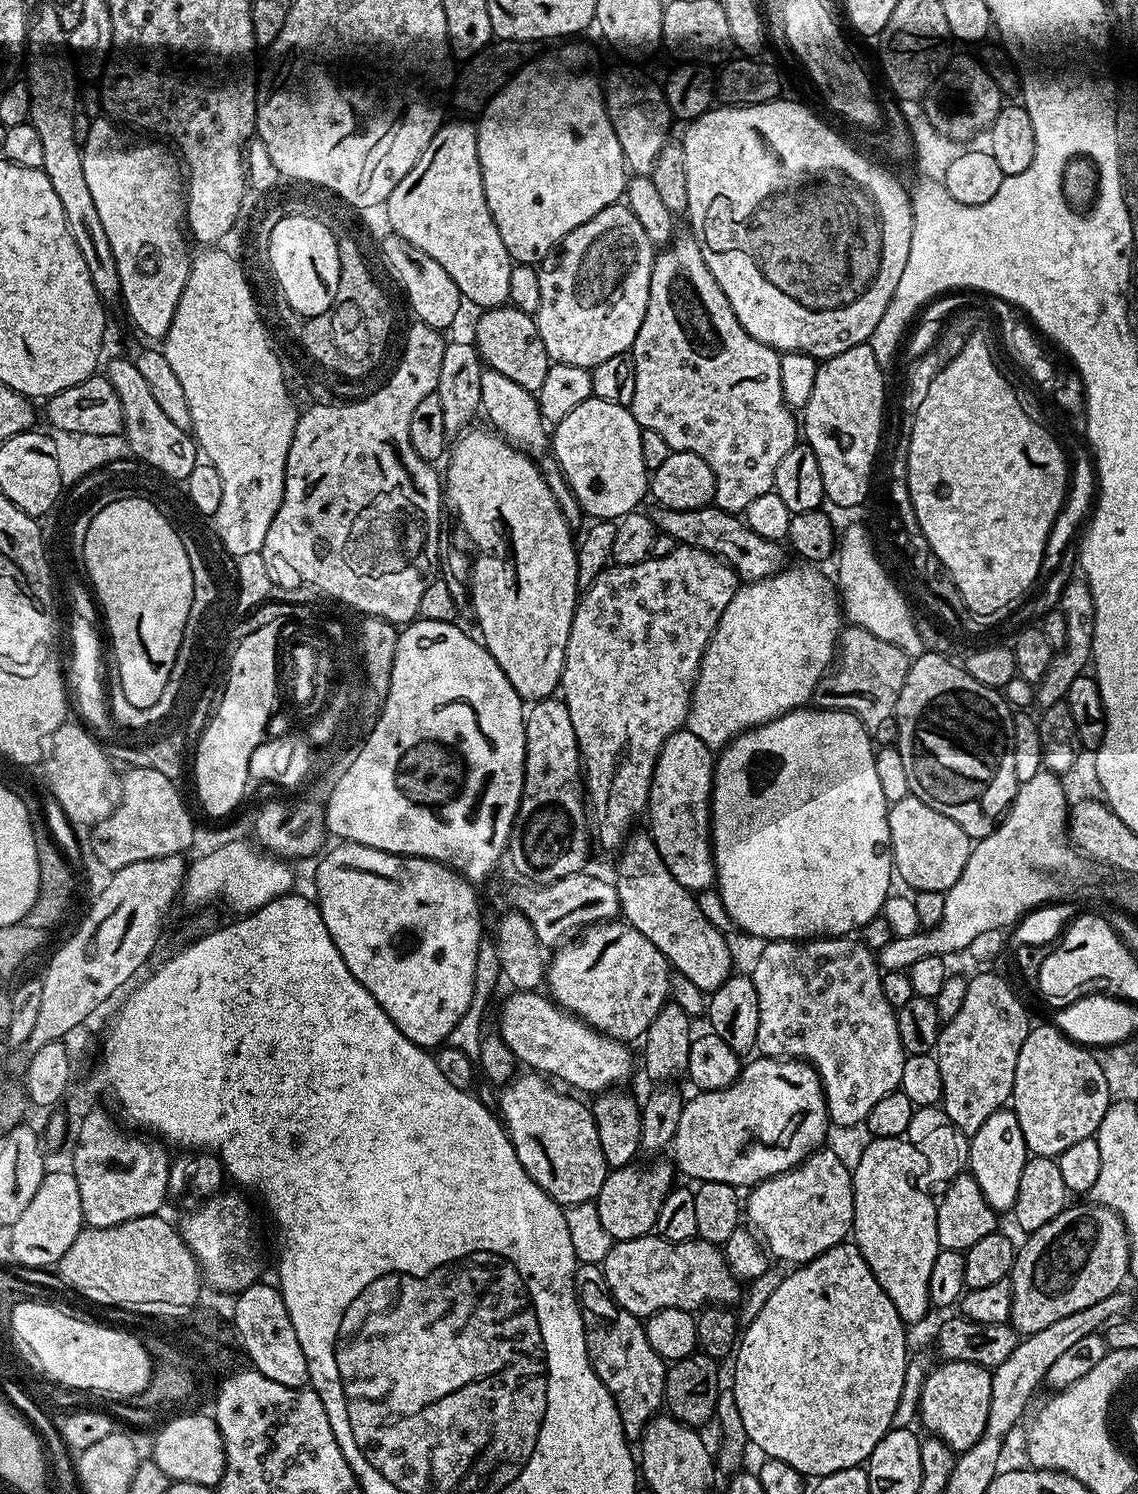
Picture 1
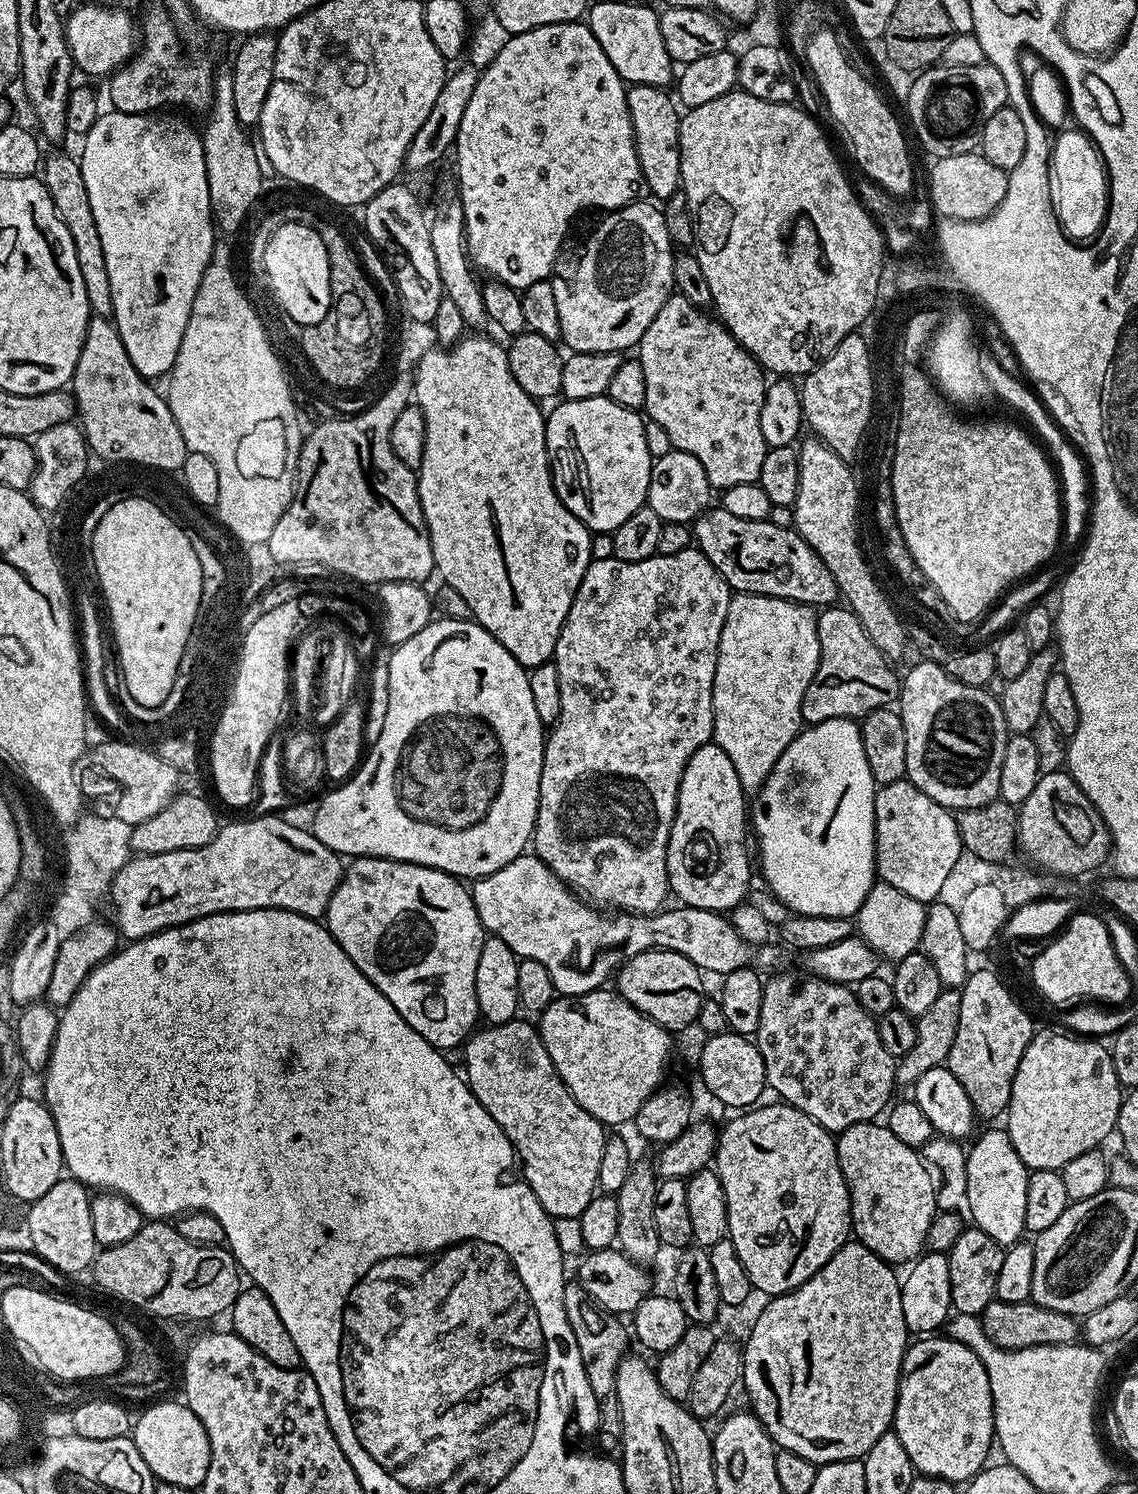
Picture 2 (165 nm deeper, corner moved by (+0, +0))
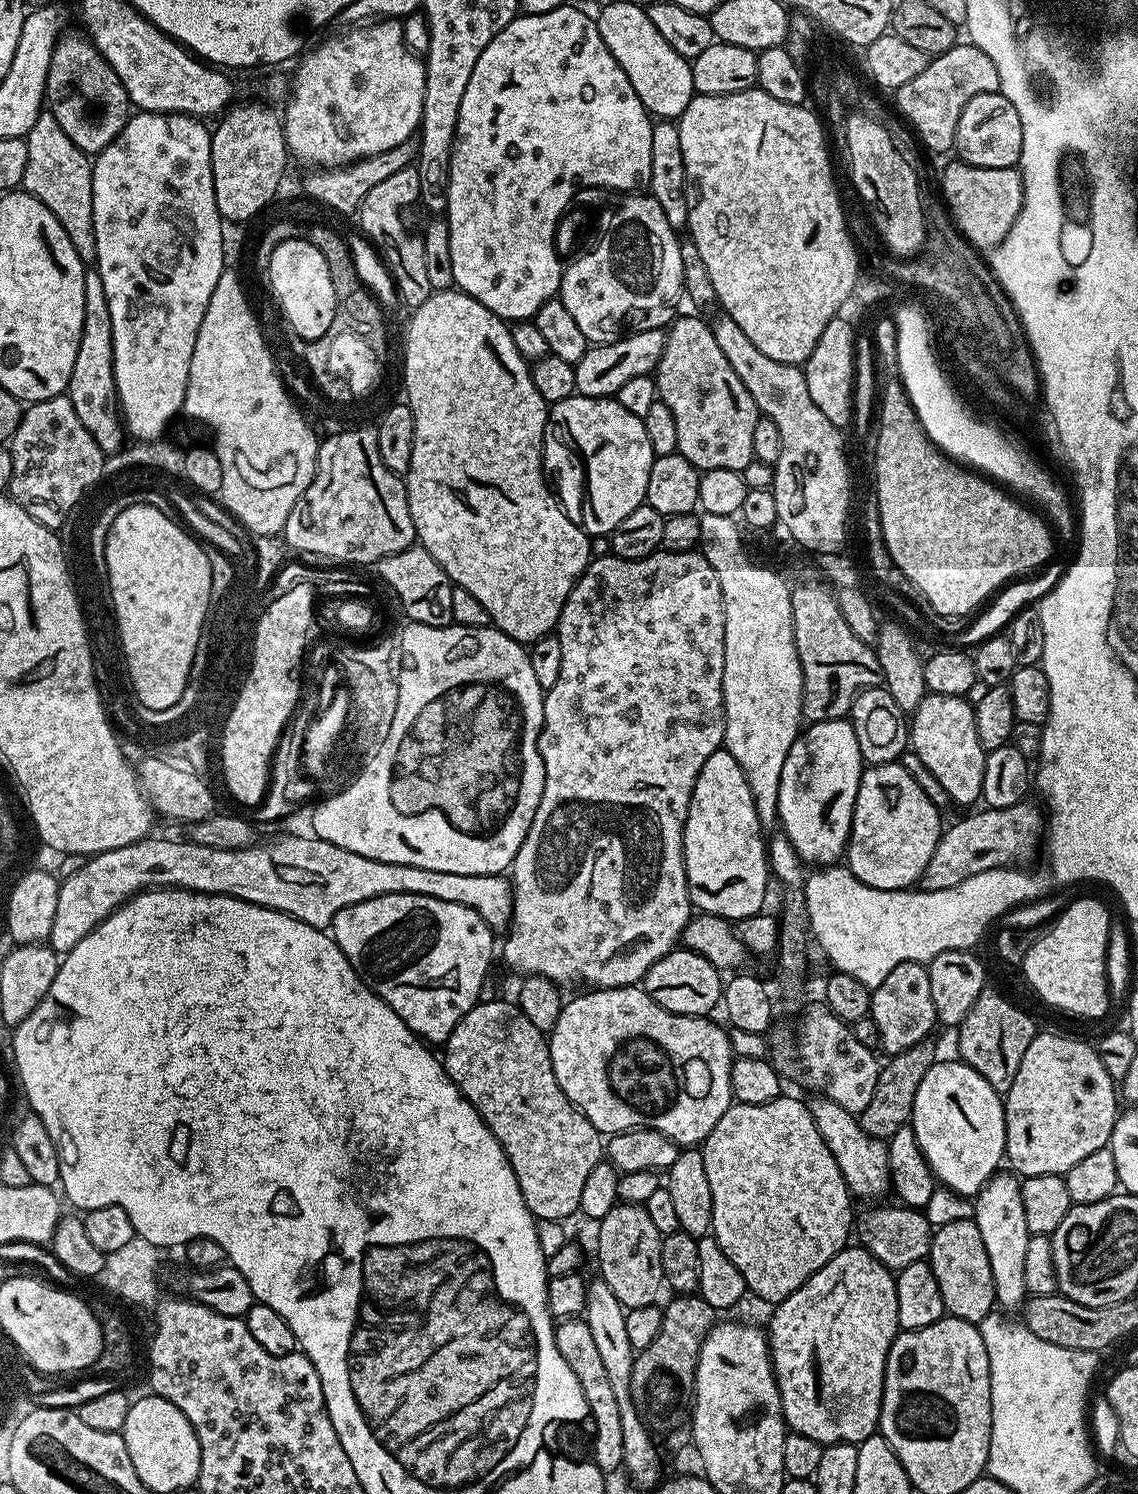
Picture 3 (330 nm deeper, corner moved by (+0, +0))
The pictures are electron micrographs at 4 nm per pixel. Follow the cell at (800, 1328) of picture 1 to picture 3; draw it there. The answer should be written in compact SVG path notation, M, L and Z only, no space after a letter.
M863 1246L852 1247L844 1247L837 1256L830 1258L830 1262L826 1262L826 1266L819 1268L802 1287L794 1290L794 1294L790 1294L775 1305L771 1309L772 1321L766 1324L768 1349L772 1352L772 1369L776 1375L776 1385L782 1398L785 1425L791 1431L806 1434L806 1438L814 1438L814 1442L825 1446L830 1444L855 1444L858 1446L866 1438L877 1435L880 1426L880 1407L882 1406L886 1358L896 1333L901 1331L900 1323L898 1322L898 1294L896 1293L895 1275L886 1265L878 1262L878 1258L874 1258L867 1248Z

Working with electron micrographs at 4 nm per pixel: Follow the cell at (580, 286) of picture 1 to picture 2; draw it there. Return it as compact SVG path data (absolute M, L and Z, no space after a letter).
M655 203L625 204L607 213L608 216L588 236L580 261L572 268L568 277L557 275L552 280L554 302L558 305L558 326L563 347L572 352L619 352L627 353L627 348L635 349L642 334L654 322L654 314L673 295L674 245L668 237L663 211Z

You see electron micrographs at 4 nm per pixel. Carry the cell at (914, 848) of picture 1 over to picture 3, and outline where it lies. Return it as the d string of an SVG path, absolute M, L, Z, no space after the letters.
M903 763L873 764L860 773L858 798L854 802L852 829L848 835L846 866L871 888L899 892L908 890L926 870L934 846L938 846L941 809L914 782Z

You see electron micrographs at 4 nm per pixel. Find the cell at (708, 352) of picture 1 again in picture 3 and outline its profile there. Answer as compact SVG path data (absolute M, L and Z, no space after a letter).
M677 315L673 319L664 338L662 358L656 367L654 379L656 381L657 397L663 404L670 406L670 414L674 414L674 426L678 429L678 446L676 451L681 456L685 456L694 467L699 468L701 472L709 472L710 470L734 470L735 472L742 472L745 466L754 459L754 422L760 419L761 412L756 408L754 398L750 396L750 392L742 384L742 380L738 378L733 367L727 362L726 356L722 354L722 349L718 347L718 342L714 342L714 334L707 323L703 324L696 316Z

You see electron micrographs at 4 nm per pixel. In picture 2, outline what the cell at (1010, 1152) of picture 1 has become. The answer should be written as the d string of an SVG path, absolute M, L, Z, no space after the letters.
M1003 1127L992 1128L977 1135L971 1141L972 1149L967 1149L966 1166L966 1205L967 1215L972 1215L971 1223L981 1228L994 1242L1001 1246L1011 1246L1025 1235L1026 1229L1026 1186L1028 1185L1029 1168L1018 1158L1014 1142L1010 1142Z

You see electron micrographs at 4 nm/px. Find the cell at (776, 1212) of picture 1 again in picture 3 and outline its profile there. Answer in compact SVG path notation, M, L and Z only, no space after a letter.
M781 1094L765 1104L733 1103L732 1107L726 1110L726 1114L718 1118L714 1130L710 1130L710 1134L702 1141L702 1151L706 1162L706 1175L710 1177L710 1194L714 1194L711 1235L715 1236L718 1246L726 1250L726 1258L730 1258L734 1266L738 1266L753 1297L761 1296L762 1299L769 1300L769 1305L772 1306L779 1304L790 1294L794 1294L794 1290L802 1287L819 1268L826 1266L826 1262L830 1262L830 1258L837 1256L849 1243L848 1231L851 1228L853 1231L854 1228L854 1200L848 1191L848 1183L844 1180L842 1170L838 1170L838 1162L834 1162L834 1154L830 1154L818 1126L814 1126L814 1118L809 1114L808 1105L803 1099L795 1100L792 1096Z

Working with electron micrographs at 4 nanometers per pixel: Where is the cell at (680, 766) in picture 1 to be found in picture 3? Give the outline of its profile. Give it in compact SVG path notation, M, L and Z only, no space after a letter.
M727 750L710 754L710 758L706 758L706 766L702 766L698 774L698 782L694 782L688 817L684 823L684 865L693 909L737 922L760 914L765 907L763 904L770 881L766 836L760 830L758 810L754 808L746 774Z

